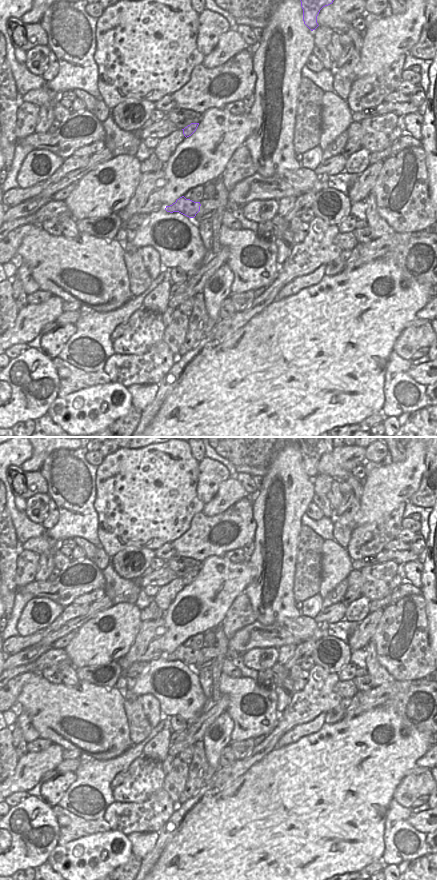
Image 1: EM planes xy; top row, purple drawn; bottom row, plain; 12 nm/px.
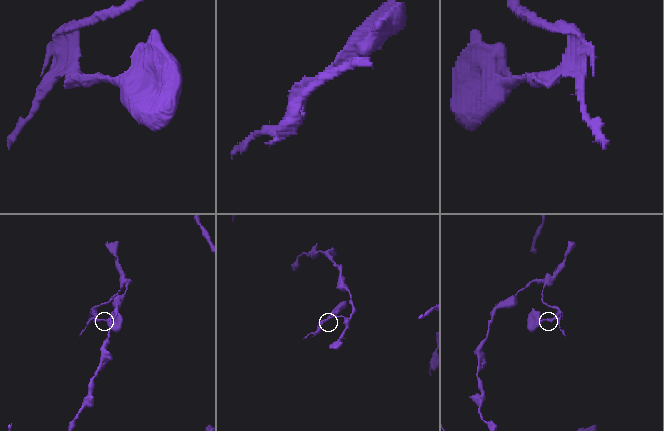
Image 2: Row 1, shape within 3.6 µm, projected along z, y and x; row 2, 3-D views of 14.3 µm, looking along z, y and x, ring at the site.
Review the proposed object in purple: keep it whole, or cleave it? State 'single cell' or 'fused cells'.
single cell

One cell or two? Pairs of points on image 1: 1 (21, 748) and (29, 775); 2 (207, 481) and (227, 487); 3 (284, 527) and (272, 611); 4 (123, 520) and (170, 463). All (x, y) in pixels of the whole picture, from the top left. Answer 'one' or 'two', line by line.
1: two
2: two
3: one
4: one

